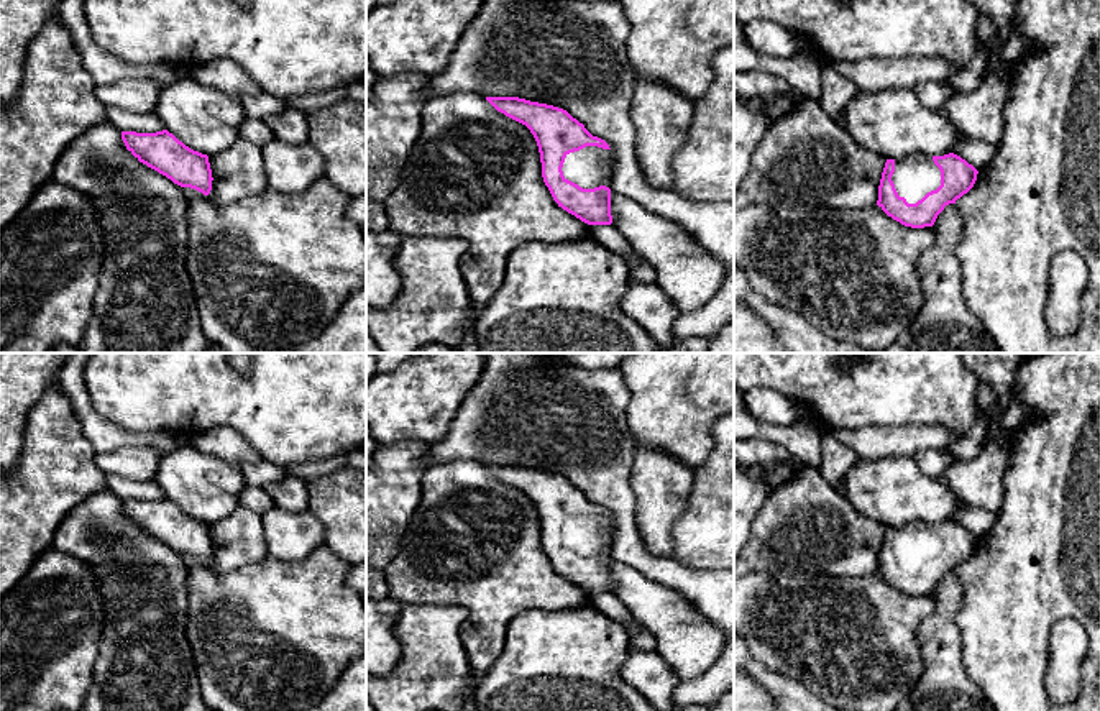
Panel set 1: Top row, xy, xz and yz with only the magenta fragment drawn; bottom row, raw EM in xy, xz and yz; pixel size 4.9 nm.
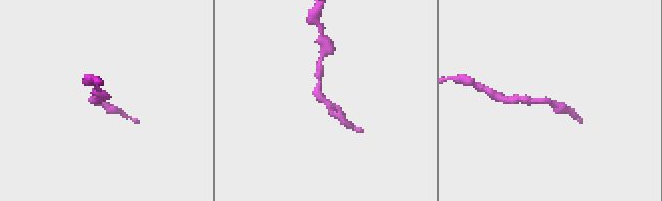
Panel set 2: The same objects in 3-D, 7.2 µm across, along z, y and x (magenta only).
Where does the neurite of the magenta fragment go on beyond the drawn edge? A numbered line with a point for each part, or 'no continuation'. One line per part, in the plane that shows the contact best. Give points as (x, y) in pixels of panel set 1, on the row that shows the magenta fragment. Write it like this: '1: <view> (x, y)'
1: xz (591, 166)

